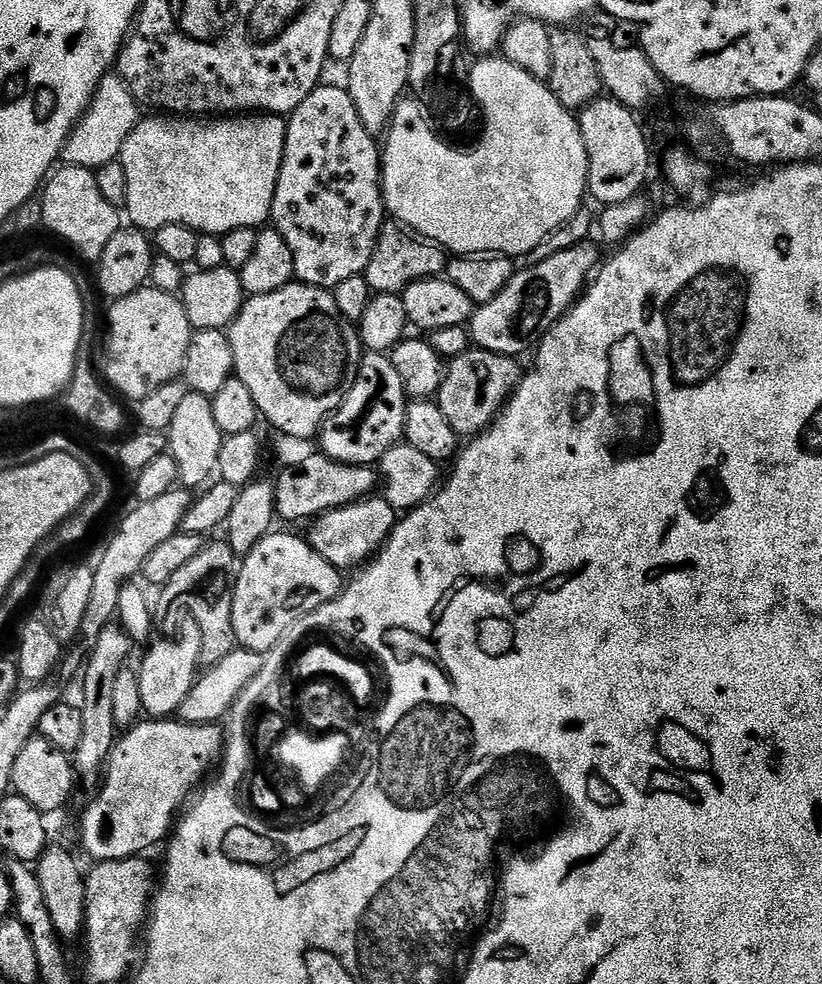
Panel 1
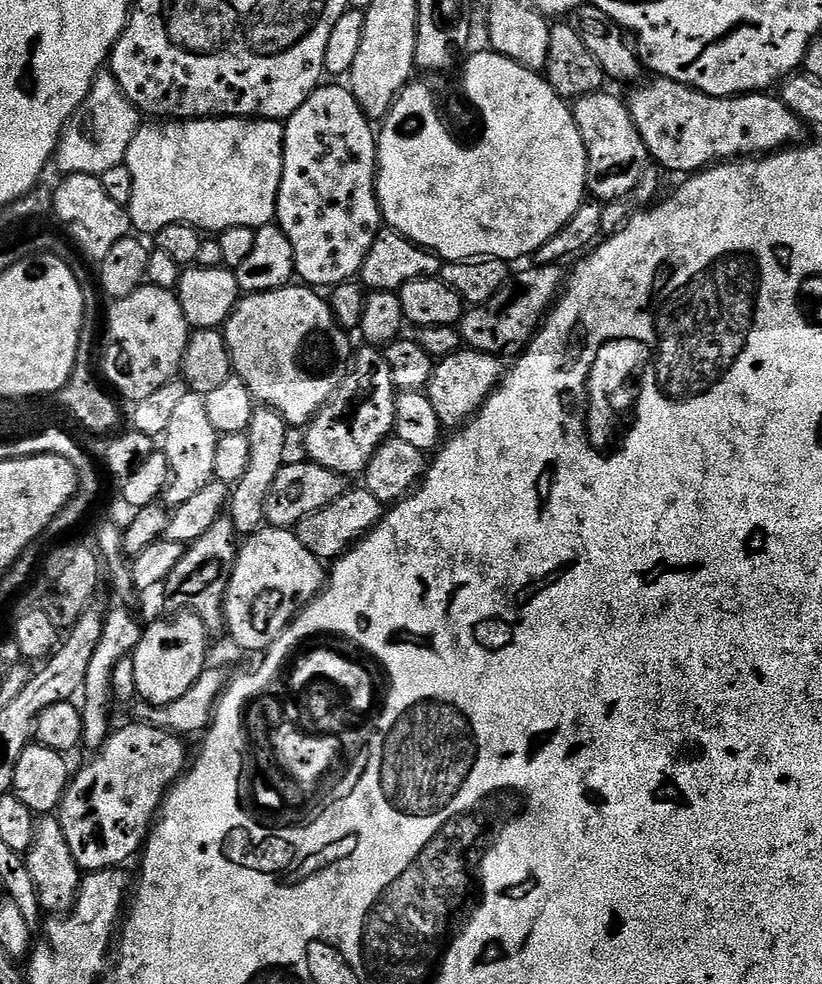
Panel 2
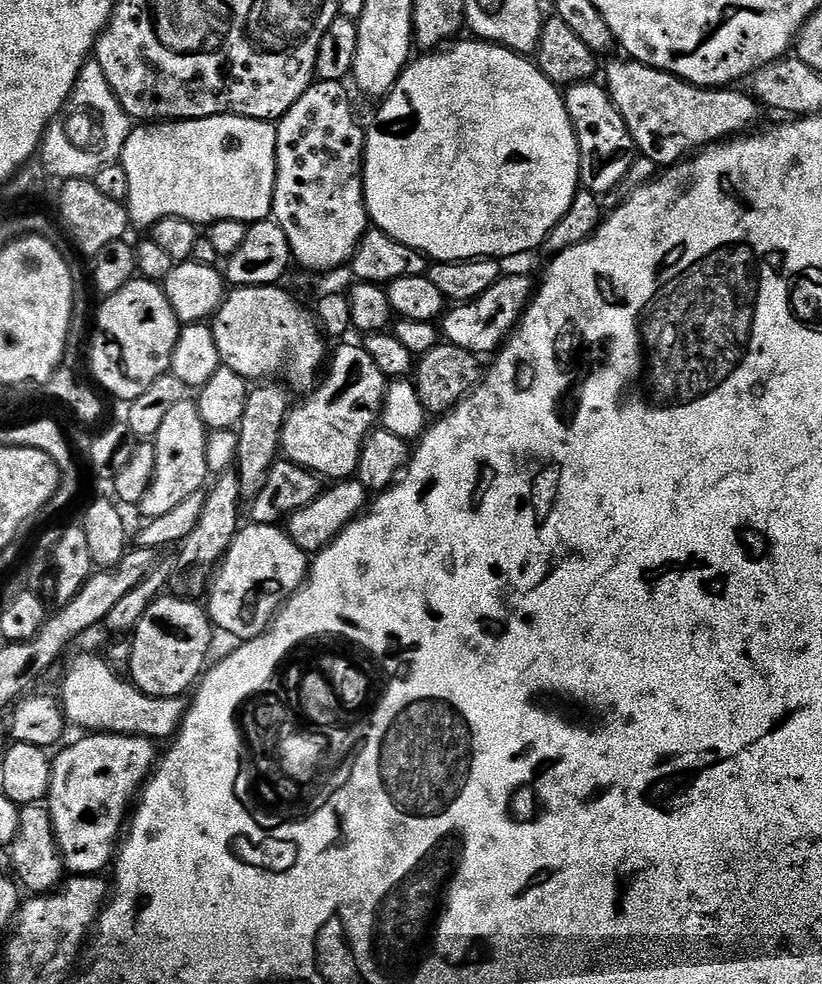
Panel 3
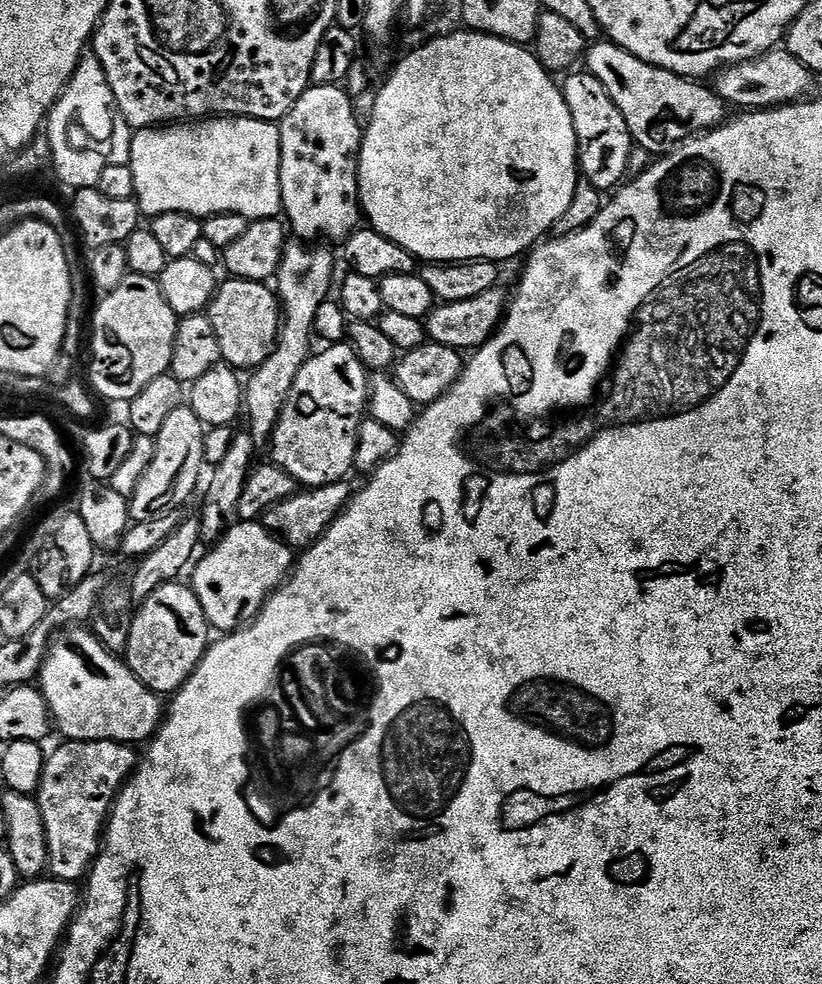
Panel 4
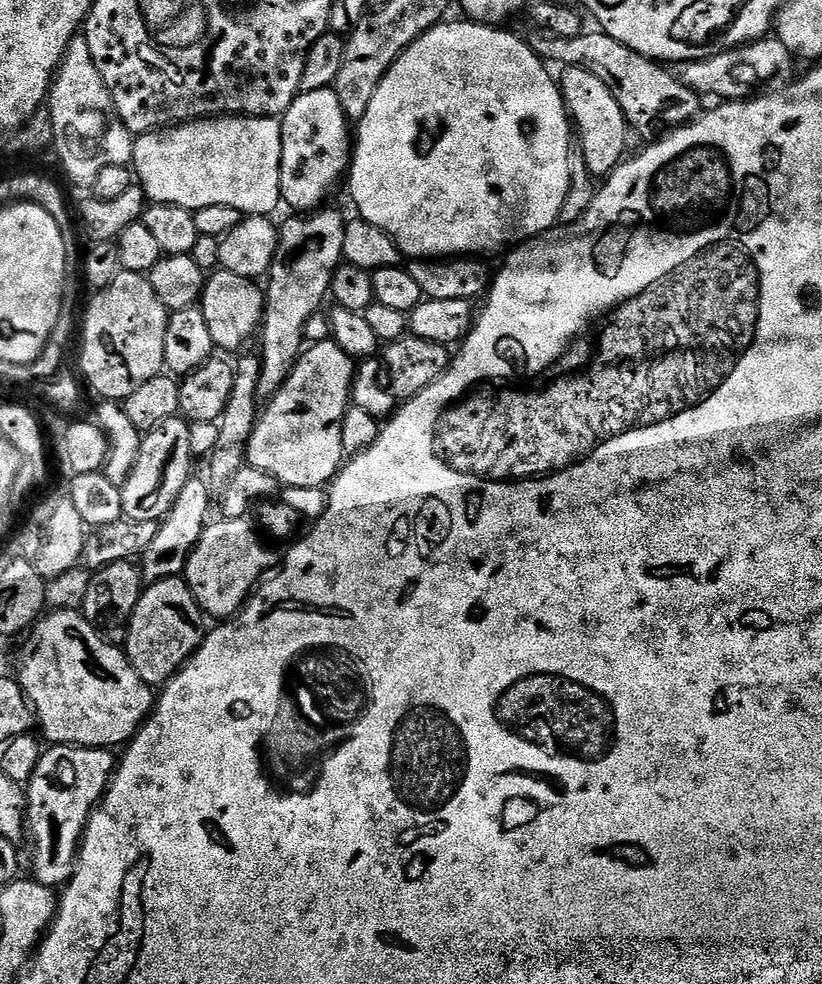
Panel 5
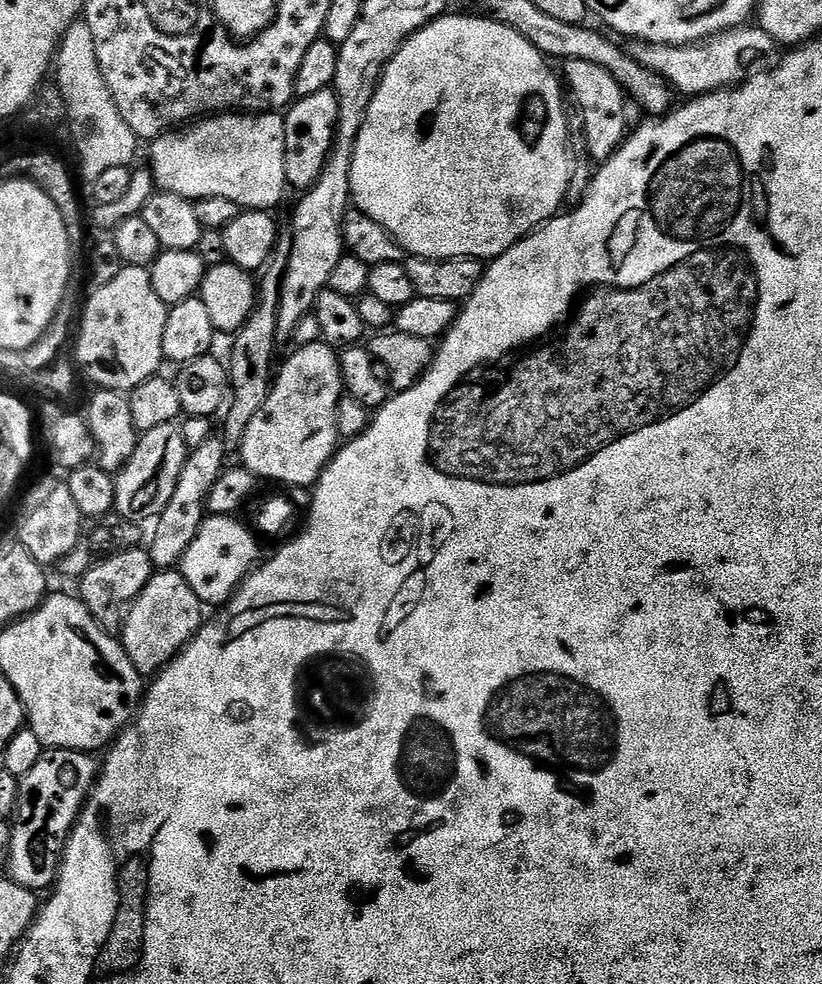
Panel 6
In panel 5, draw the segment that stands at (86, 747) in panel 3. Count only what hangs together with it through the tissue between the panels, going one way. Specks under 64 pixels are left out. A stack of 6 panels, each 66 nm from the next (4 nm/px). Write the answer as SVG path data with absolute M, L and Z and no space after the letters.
M58 744L41 755L38 770L34 770L26 785L26 836L29 841L32 839L31 879L53 890L63 889L72 879L84 828L108 789L117 763L109 749L77 748L74 744Z

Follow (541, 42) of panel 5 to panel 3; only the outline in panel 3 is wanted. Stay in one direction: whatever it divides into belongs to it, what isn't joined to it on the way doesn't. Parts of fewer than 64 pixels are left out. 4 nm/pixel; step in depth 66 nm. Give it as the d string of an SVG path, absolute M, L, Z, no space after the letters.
M631 58L623 59L609 62L602 77L603 83L630 130L636 152L660 164L659 166L679 164L682 158L707 145L735 138L759 125L756 123L760 120L760 112L762 113L761 105L747 91L735 92L737 89L732 86L700 88L696 84L687 84L685 80L679 80L668 72L638 64Z

